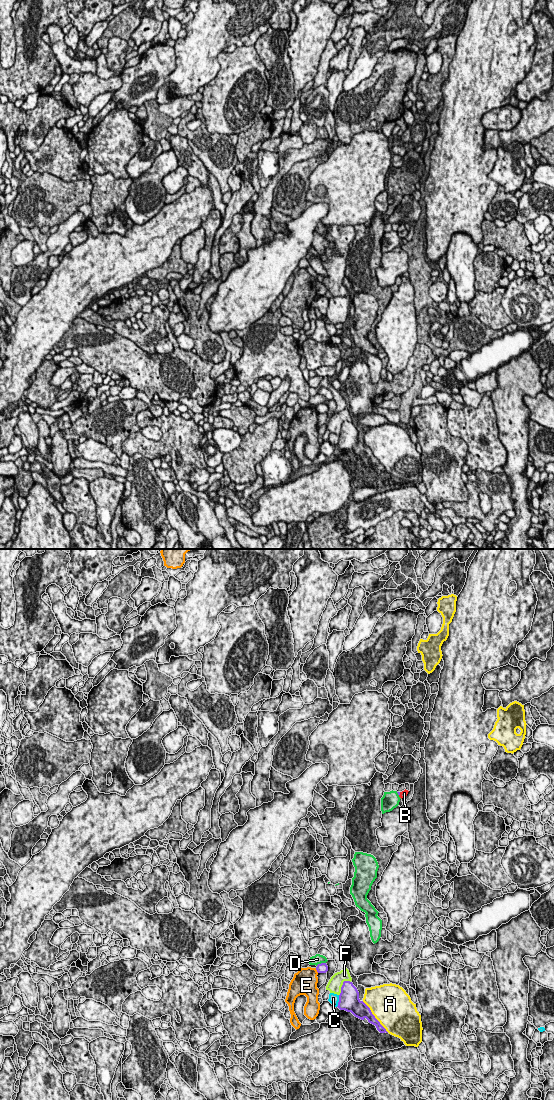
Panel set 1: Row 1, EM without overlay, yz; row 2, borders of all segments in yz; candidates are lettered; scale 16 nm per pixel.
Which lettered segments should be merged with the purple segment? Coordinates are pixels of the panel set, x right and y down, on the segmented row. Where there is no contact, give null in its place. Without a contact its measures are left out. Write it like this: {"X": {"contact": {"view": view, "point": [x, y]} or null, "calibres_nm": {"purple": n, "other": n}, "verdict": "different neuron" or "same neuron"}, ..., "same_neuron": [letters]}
{"A": {"contact": {"view": "yz", "point": [374, 1017]}, "calibres_nm": {"purple": 240, "other": 480}, "verdict": "different neuron"}, "B": {"contact": {"view": "yz", "point": [399, 794]}, "calibres_nm": {"purple": 30, "other": 100}, "verdict": "same neuron"}, "C": {"contact": {"view": "yz", "point": [339, 1001]}, "calibres_nm": {"purple": 320, "other": 160}, "verdict": "different neuron"}, "D": {"contact": {"view": "yz", "point": [321, 963]}, "calibres_nm": {"purple": 160, "other": 160}, "verdict": "different neuron"}, "E": {"contact": {"view": "yz", "point": [316, 969]}, "calibres_nm": {"purple": 160, "other": 380}, "verdict": "different neuron"}, "F": {"contact": {"view": "yz", "point": [342, 986]}, "calibres_nm": {"purple": 320, "other": 240}, "verdict": "different neuron"}, "same_neuron": ["B"]}

